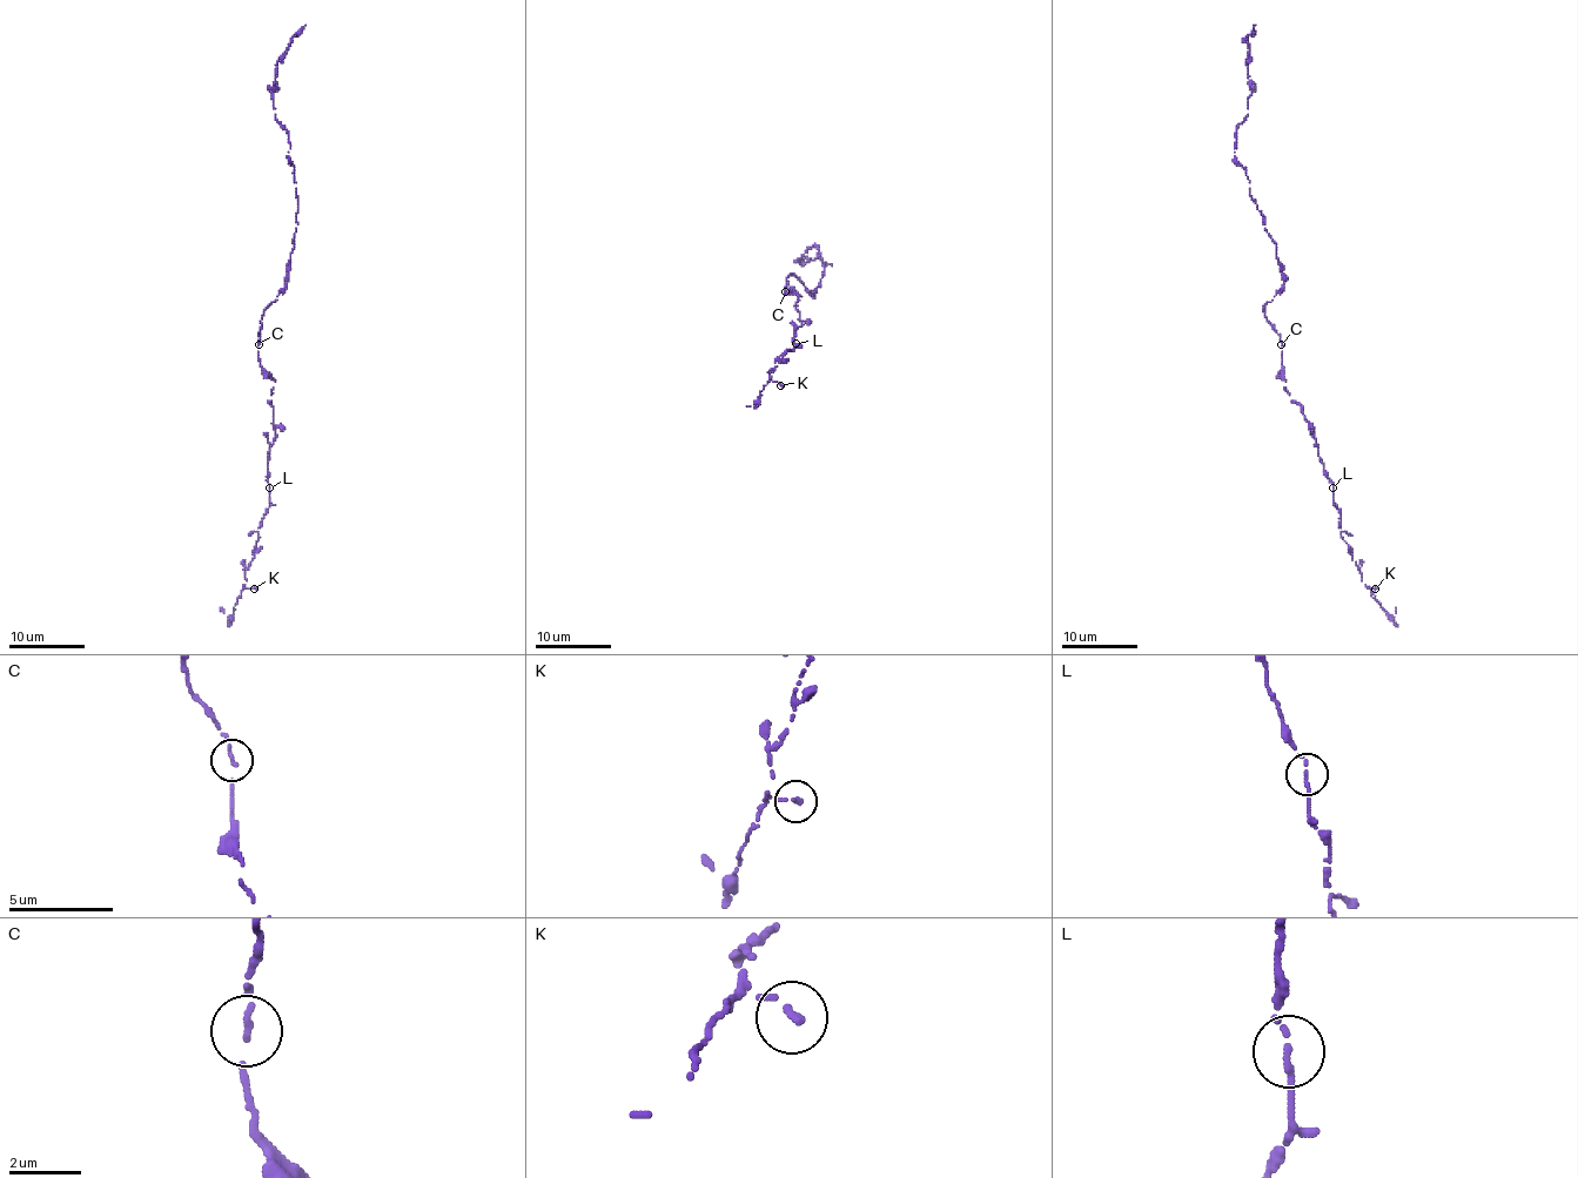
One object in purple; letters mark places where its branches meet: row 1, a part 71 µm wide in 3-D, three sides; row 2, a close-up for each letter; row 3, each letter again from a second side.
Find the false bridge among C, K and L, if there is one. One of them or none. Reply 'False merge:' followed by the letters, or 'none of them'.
False merge: none of them

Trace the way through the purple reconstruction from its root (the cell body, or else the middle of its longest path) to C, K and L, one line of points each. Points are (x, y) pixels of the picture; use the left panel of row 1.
C: (262, 323), (257, 343)
K: (262, 323), (257, 361), (275, 382), (275, 437), (269, 506), (244, 571), (244, 586), (254, 588)
L: (262, 323), (257, 361), (275, 382), (269, 403), (275, 429), (268, 457), (269, 487)

